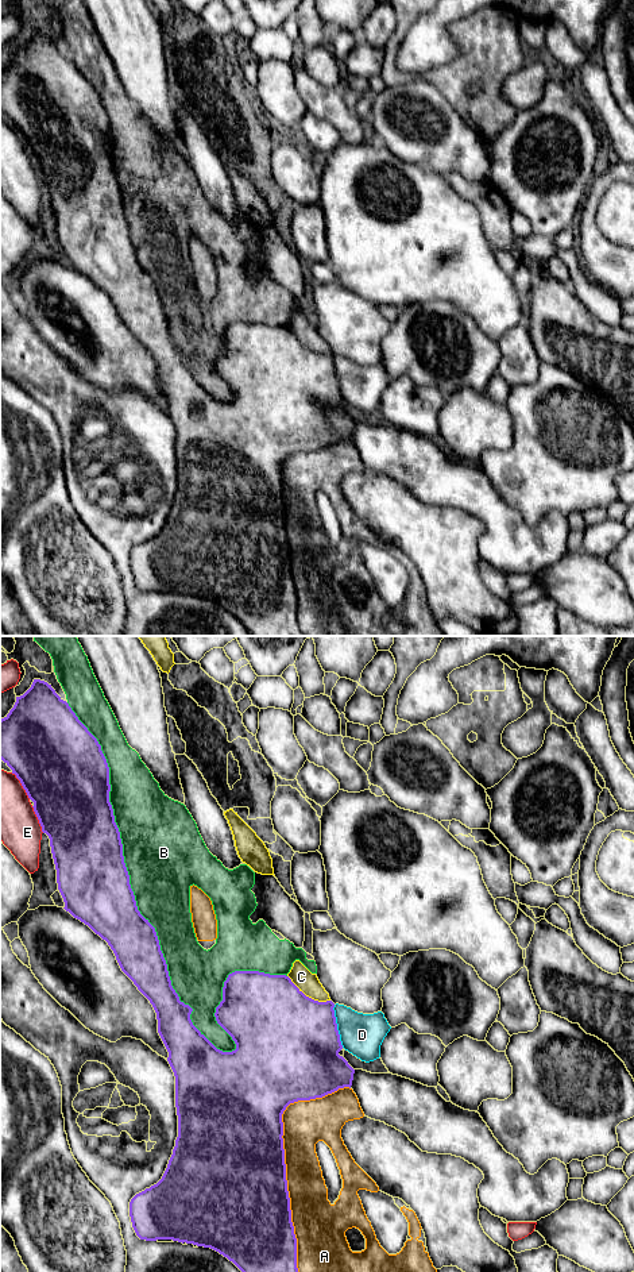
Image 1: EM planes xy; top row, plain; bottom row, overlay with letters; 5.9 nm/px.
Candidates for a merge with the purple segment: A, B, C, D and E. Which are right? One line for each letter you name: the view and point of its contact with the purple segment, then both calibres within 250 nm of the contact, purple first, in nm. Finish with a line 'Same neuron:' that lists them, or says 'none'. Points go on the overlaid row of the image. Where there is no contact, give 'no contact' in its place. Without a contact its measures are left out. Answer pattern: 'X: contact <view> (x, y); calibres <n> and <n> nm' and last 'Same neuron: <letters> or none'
C: contact xy (308, 997); calibres 500 and 120 nm
Same neuron: C

